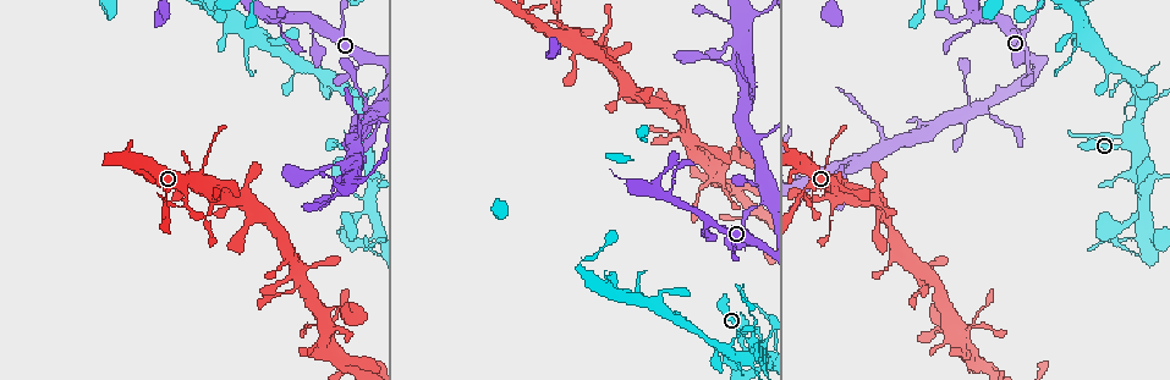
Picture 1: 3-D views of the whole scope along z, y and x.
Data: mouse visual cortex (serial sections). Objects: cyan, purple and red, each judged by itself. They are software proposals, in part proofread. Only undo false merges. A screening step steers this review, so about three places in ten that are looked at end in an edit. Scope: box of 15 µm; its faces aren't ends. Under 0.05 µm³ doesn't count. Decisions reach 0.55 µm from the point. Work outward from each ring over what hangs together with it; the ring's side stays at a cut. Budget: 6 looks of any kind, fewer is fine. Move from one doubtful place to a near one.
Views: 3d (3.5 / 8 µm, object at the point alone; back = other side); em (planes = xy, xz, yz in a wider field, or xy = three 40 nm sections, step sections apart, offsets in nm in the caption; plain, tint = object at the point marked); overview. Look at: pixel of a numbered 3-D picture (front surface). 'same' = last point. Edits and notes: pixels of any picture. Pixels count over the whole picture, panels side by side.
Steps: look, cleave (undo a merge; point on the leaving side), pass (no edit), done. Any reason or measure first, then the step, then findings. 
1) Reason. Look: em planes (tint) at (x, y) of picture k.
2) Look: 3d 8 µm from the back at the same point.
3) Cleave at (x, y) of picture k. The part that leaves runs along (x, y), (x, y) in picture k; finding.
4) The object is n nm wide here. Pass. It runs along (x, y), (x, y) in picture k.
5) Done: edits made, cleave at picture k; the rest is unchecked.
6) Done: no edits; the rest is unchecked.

Thin neck. Look: 3d 3.5 µm at (1123, 144) of picture 1.

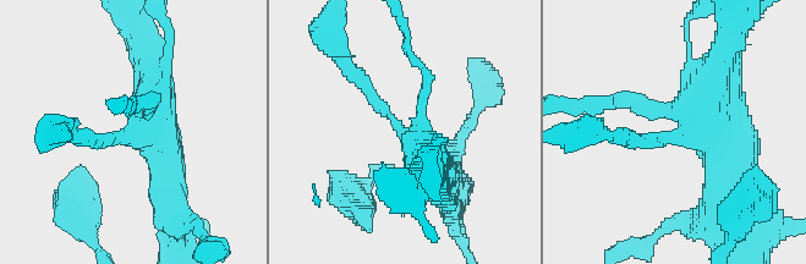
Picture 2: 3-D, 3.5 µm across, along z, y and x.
Look: em xy step 2 (tint) at (136, 131) of picture 2.

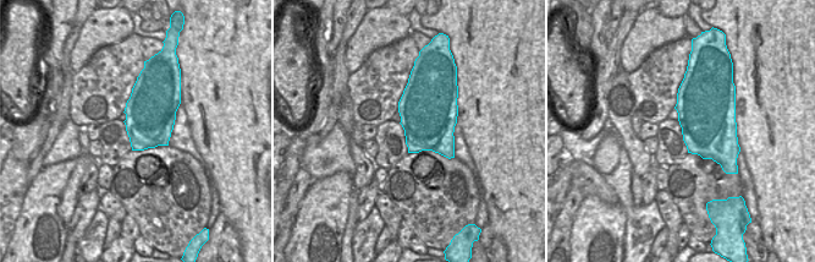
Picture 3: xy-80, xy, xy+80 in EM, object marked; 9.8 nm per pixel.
Cut it another way. Look: em planes (tint) at the same point.

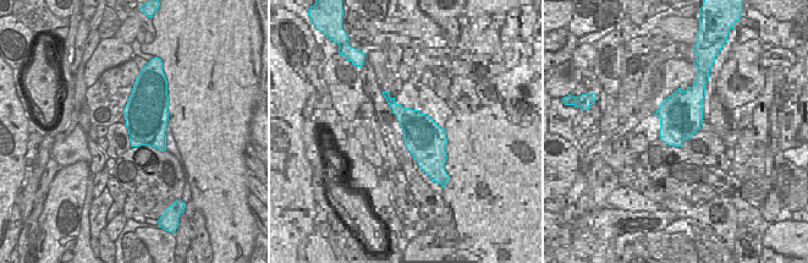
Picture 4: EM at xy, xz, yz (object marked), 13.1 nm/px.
Cleave at (625, 104) of picture 2. The part that leaves runs along (663, 109), (631, 100), (575, 109) in picture 2; a second cell is stuck on.

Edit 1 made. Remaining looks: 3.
See it whole again. Look: overview.

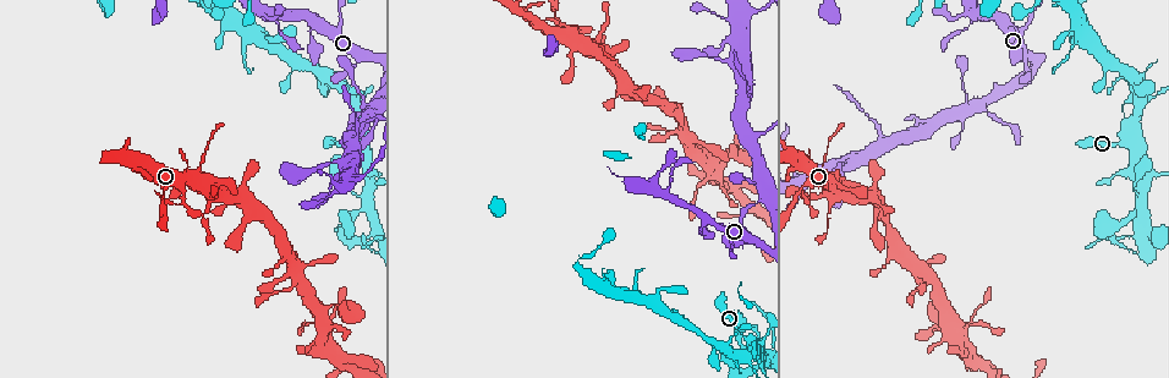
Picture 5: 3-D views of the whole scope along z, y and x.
A fork. Look: 3d 3.5 µm at (881, 139) of picture 5.

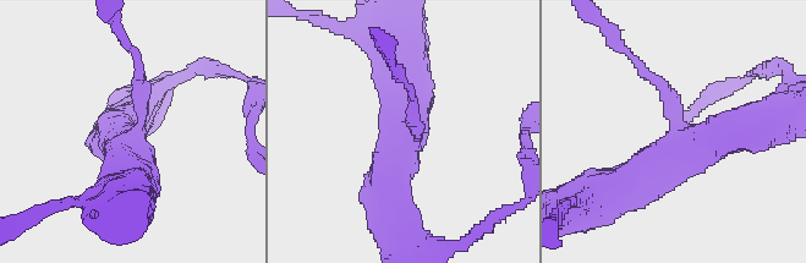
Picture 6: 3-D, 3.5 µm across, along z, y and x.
3 arms meet here; the arms are 200, 450, 600 nm wide; now the EM. Look: em xy step 5 (tint) at (677, 136) of picture 6.

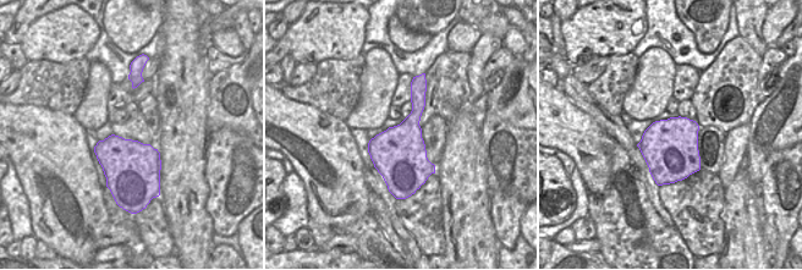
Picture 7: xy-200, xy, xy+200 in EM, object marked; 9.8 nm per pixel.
The object is 550 nm wide here. Pass. It runs along (757, 127), (691, 146), (620, 187) in picture 6; one cell here.

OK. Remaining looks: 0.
Done: edits made, cleave at picture 2; the rest is unchecked.

